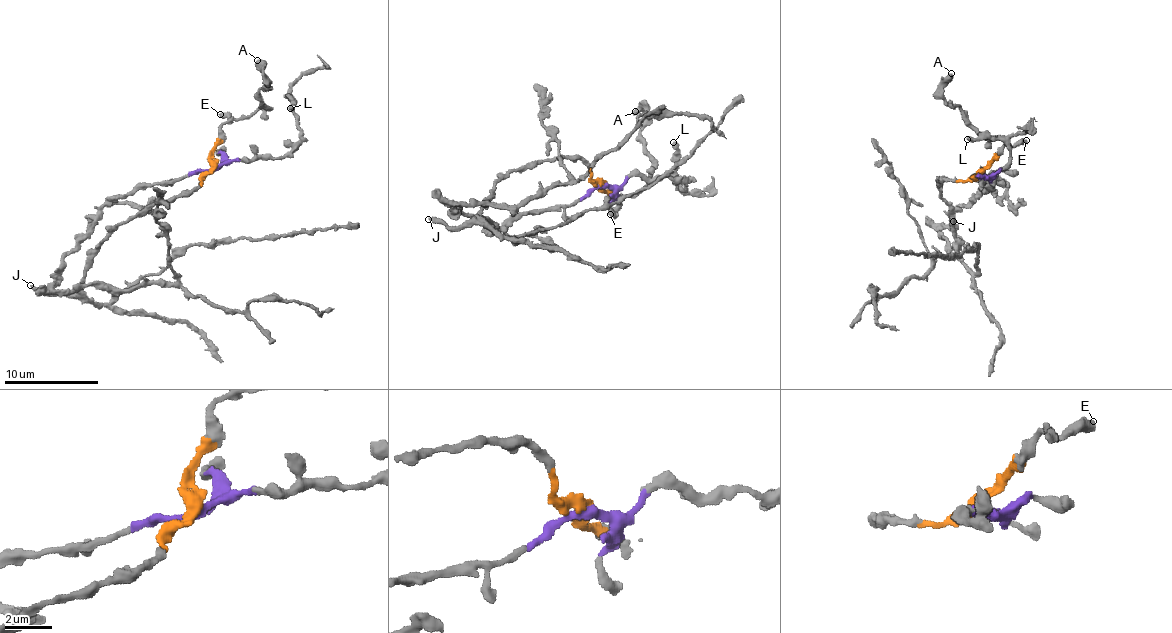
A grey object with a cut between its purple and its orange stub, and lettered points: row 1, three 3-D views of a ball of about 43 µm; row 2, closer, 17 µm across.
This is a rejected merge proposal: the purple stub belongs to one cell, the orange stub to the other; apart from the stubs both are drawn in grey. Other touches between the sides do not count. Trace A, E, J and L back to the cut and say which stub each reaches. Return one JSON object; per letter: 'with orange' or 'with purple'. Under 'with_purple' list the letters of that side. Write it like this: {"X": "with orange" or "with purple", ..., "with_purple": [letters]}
{"A": "with orange", "E": "with orange", "J": "with orange", "L": "with purple", "with_purple": ["L"]}

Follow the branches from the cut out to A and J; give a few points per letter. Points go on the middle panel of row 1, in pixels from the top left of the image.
A: (603, 184), (603, 190), (612, 196), (635, 194), (650, 179), (652, 165), (641, 139), (643, 107), (635, 112)
J: (603, 184), (579, 160), (542, 161), (498, 180), (469, 226), (428, 218)

